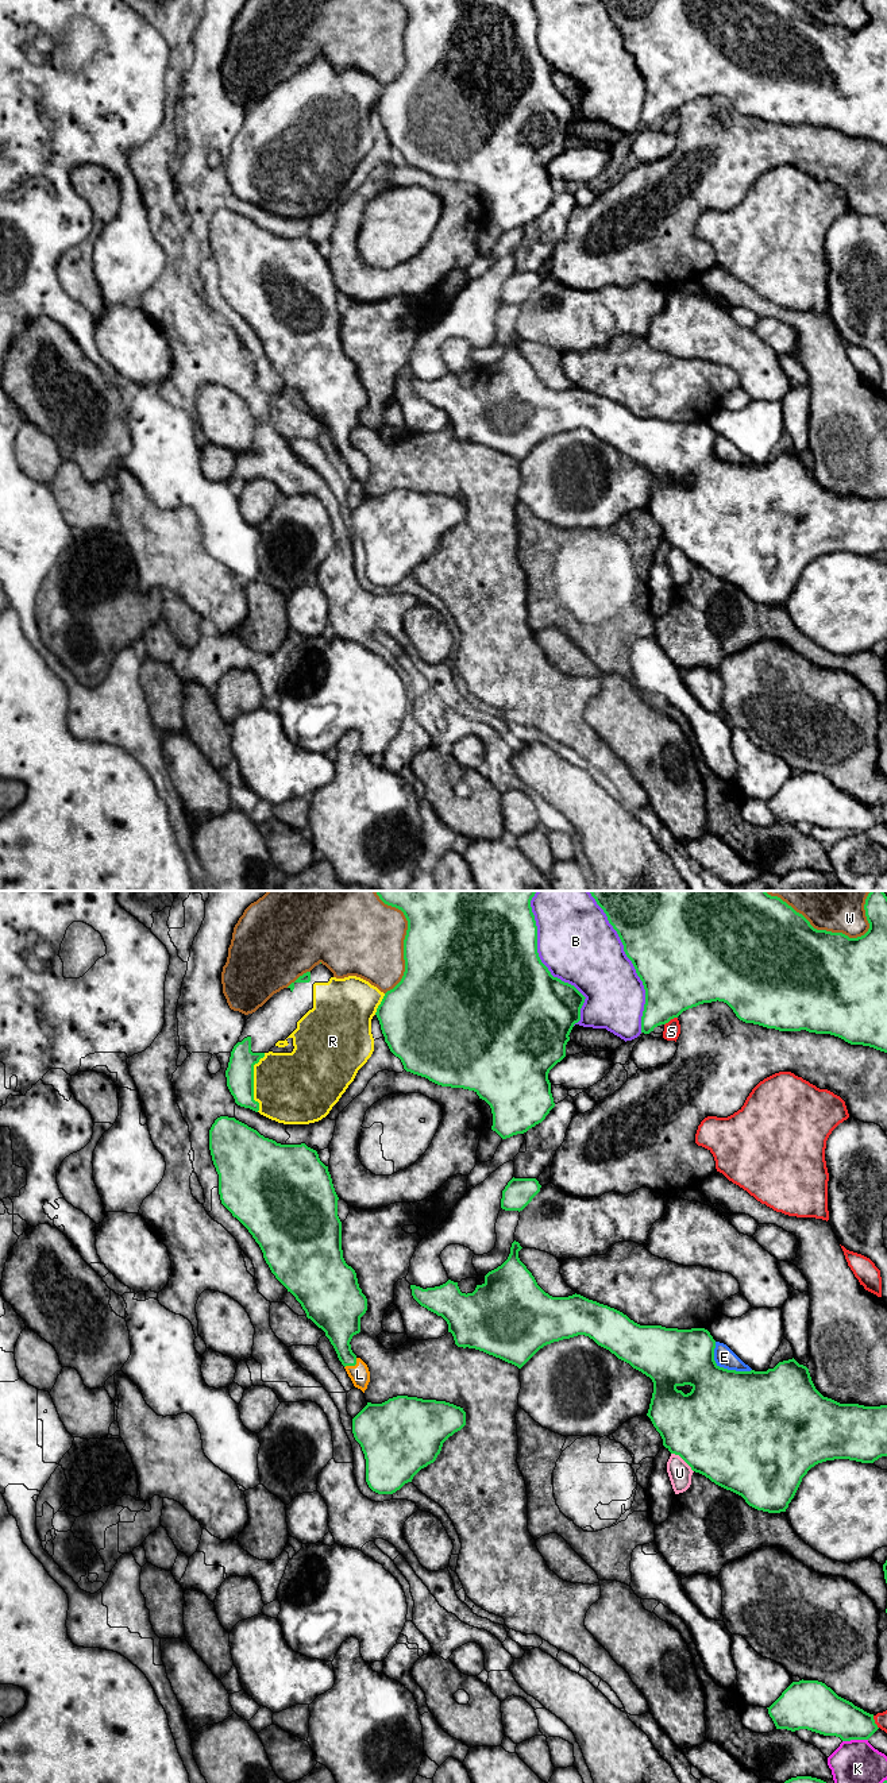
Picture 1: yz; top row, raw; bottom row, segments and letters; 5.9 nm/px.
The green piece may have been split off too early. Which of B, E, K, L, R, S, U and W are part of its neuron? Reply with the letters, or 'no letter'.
L, R

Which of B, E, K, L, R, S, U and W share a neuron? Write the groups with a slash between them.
B / E / K / L R / S / U / W

